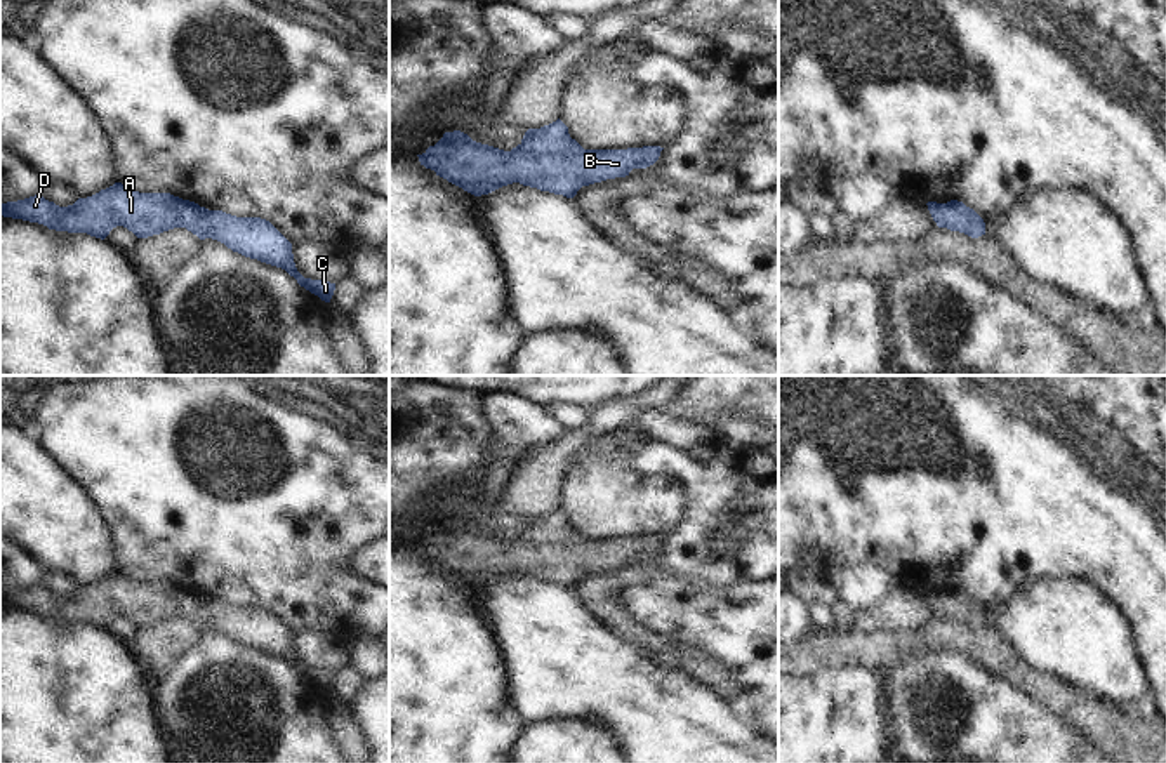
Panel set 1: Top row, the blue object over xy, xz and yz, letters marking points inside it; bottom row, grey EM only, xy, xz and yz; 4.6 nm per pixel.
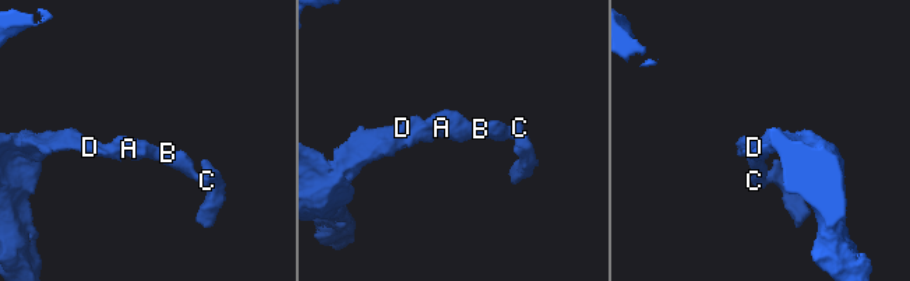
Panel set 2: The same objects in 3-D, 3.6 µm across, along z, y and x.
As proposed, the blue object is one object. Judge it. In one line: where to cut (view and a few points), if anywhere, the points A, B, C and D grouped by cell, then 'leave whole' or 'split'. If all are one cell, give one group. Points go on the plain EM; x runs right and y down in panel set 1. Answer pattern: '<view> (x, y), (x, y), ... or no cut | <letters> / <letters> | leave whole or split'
no cut | A B C D | leave whole

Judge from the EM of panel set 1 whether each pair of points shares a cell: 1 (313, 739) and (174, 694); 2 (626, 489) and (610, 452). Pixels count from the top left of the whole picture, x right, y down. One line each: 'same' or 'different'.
1: same
2: different

